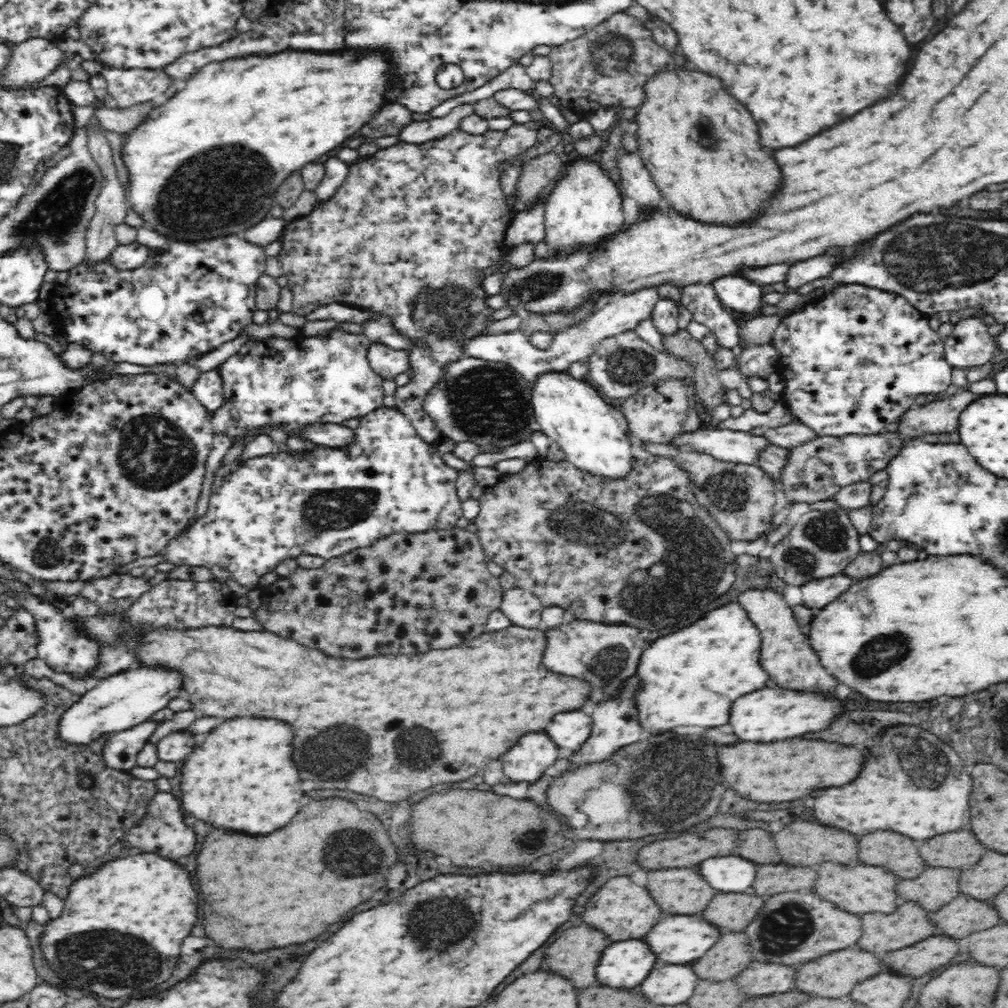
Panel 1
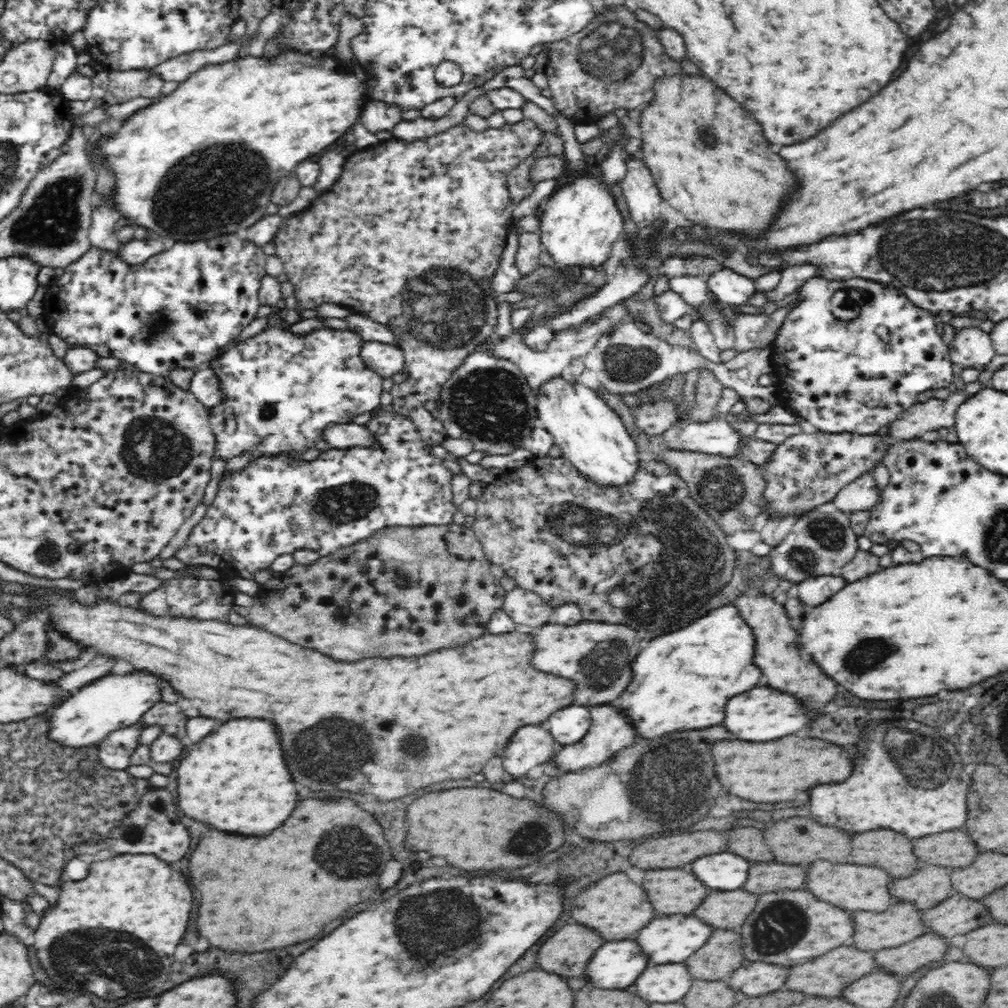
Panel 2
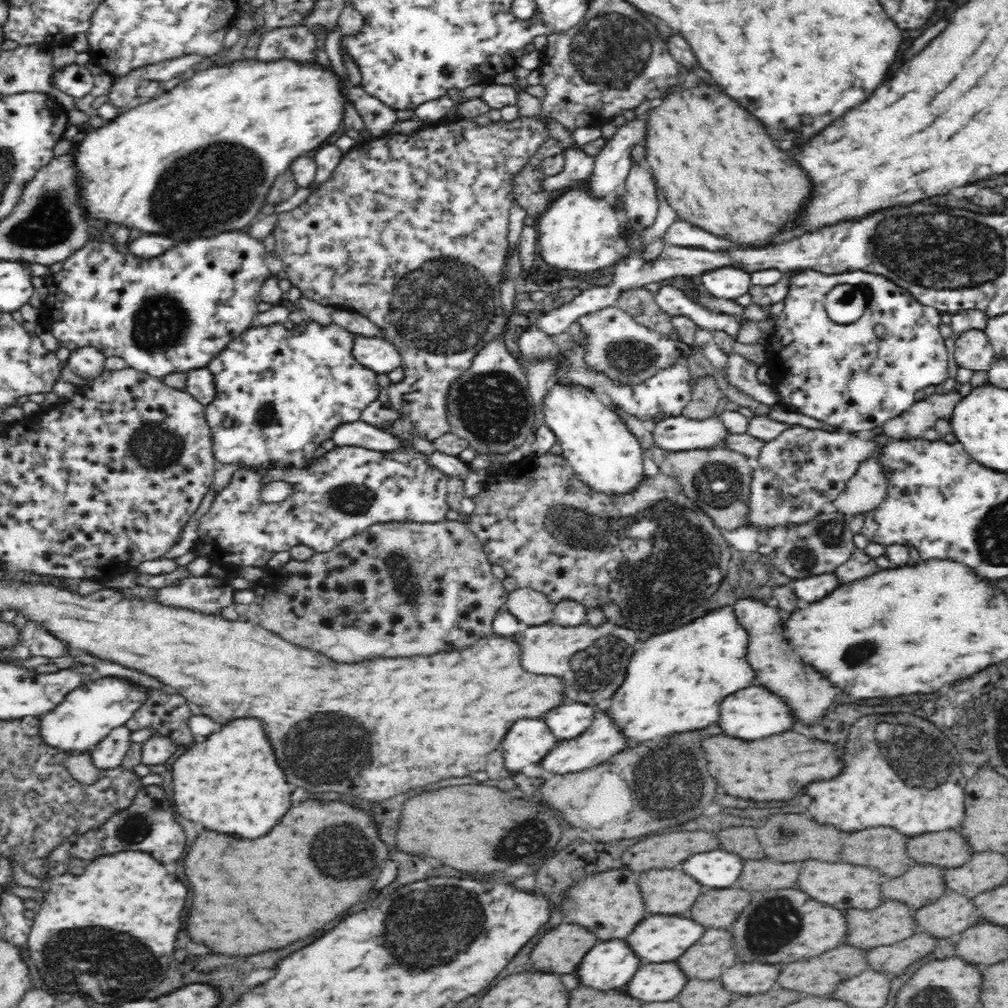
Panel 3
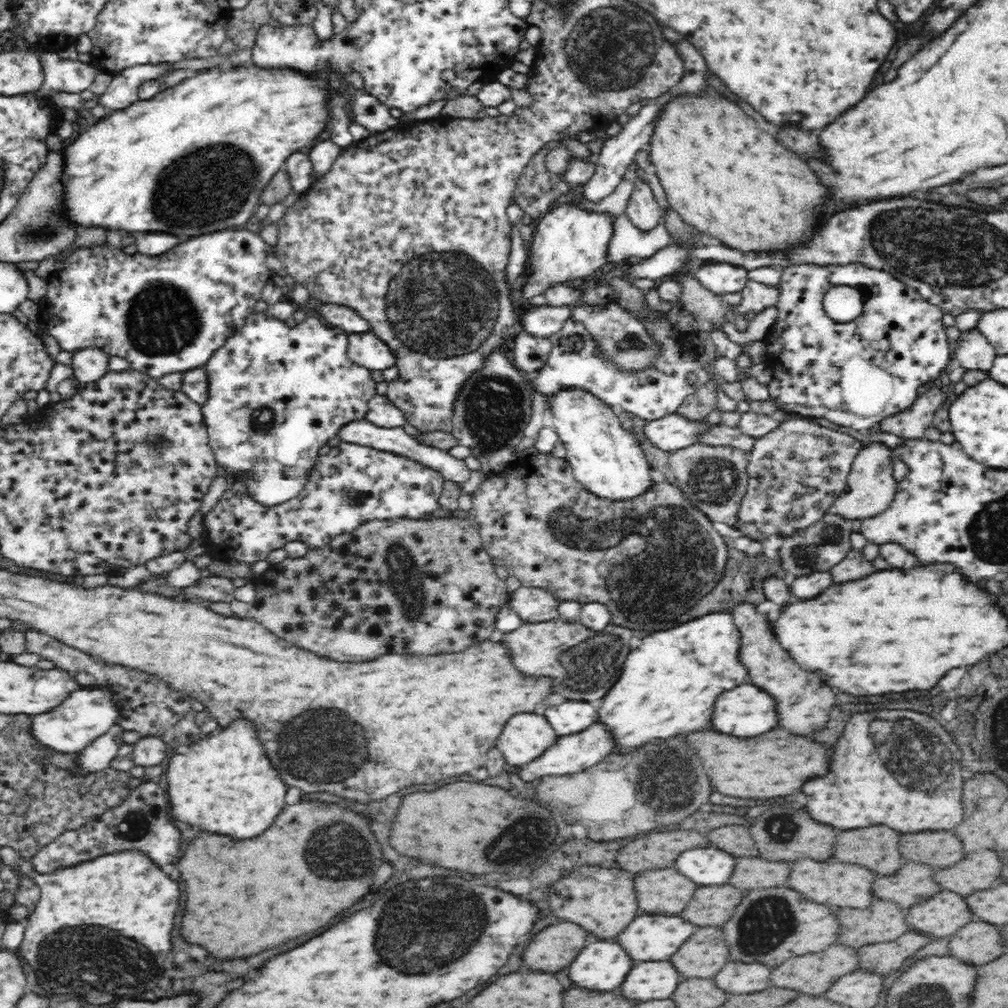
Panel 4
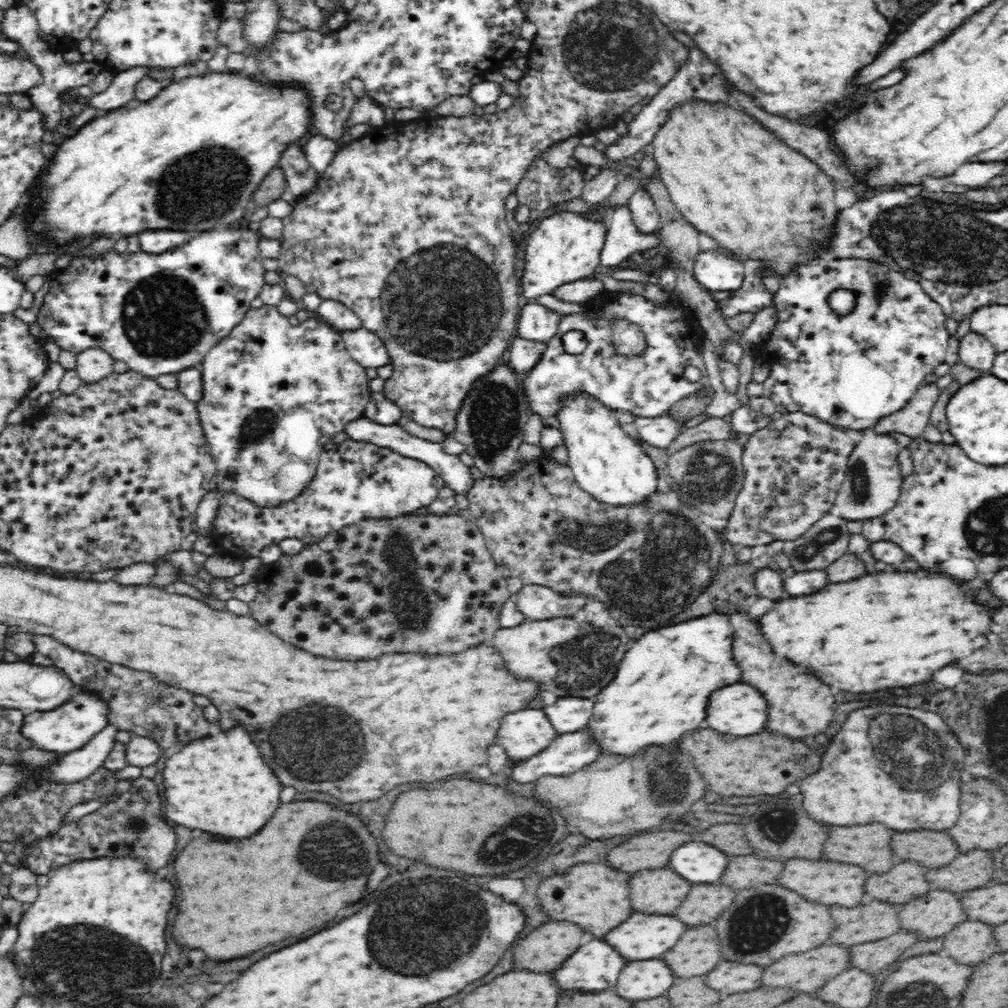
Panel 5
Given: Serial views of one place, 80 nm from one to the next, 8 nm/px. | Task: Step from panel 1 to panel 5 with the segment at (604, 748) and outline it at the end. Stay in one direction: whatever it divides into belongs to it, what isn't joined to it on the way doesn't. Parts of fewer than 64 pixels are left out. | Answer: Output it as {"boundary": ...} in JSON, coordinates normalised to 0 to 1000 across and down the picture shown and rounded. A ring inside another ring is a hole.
{"boundary":[[[577,725],[554,729],[534,748],[508,760],[506,772],[514,778],[520,778],[530,776],[534,774],[534,770],[540,768],[562,770],[575,764],[579,758],[591,754],[595,748],[594,742],[583,740],[583,732],[579,732]]]}

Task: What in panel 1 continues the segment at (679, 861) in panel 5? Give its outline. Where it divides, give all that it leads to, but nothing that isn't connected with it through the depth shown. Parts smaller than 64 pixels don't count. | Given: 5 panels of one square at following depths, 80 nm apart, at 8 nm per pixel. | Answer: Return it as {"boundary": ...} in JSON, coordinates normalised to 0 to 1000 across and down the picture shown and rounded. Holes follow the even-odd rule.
{"boundary":[[[708,849],[692,859],[692,867],[714,885],[740,885],[746,877],[750,856],[734,849]]]}

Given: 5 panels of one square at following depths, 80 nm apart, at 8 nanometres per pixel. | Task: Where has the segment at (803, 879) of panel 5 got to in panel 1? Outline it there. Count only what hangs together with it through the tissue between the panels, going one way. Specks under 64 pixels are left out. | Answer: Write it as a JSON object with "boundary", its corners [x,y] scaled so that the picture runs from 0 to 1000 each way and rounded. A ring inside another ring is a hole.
{"boundary":[[[815,855],[815,857],[812,857],[810,865],[812,865],[810,875],[808,875],[810,887],[827,895],[831,901],[835,901],[839,905],[847,905],[847,907],[877,905],[877,907],[881,907],[889,901],[889,885],[887,885],[889,871],[881,863],[875,863],[871,859],[843,859],[843,857],[833,859],[827,855]]]}

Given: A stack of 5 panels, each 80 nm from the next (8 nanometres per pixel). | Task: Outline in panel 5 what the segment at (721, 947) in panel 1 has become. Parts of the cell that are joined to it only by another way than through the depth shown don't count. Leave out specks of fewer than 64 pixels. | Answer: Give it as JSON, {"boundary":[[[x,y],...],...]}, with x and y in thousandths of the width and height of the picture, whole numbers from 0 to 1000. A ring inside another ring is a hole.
{"boundary":[[[704,919],[681,921],[675,933],[657,946],[669,968],[685,970],[704,964],[714,948],[710,942],[710,923]]]}

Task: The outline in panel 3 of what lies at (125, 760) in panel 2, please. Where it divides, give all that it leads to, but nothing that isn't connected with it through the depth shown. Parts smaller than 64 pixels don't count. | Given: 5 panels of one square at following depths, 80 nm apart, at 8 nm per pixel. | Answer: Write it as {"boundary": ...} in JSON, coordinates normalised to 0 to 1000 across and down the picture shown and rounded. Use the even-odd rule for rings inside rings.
{"boundary":[[[123,719],[112,722],[99,736],[95,737],[87,746],[89,754],[95,762],[105,765],[117,761],[125,743],[130,736],[129,728]]]}

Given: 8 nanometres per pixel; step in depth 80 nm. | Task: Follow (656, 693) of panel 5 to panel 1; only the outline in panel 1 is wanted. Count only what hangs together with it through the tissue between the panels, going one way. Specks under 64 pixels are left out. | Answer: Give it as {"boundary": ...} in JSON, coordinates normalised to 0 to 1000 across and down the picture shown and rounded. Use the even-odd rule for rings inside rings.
{"boundary":[[[720,599],[712,605],[702,607],[698,613],[675,627],[655,631],[641,643],[633,655],[633,683],[629,687],[629,700],[633,704],[633,716],[637,722],[649,726],[663,726],[671,720],[714,720],[722,712],[722,700],[742,685],[752,685],[758,681],[758,665],[752,659],[754,649],[754,629],[746,617],[742,617],[738,605],[728,599]]]}

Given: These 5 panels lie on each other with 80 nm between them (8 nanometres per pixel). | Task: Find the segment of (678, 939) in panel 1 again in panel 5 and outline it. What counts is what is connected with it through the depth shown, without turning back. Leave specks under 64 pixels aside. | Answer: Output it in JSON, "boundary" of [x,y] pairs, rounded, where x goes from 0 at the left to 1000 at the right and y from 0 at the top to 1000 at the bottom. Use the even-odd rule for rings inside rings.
{"boundary":[[[629,905],[615,919],[601,925],[597,933],[621,952],[643,952],[643,950],[653,950],[659,942],[663,942],[663,938],[667,938],[667,935],[671,935],[671,931],[675,931],[677,925],[679,925],[679,917],[667,909]]]}

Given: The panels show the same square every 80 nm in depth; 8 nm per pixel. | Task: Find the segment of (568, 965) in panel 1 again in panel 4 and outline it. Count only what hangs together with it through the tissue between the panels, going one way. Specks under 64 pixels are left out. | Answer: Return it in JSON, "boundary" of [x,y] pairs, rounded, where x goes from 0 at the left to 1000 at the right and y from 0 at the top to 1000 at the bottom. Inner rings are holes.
{"boundary":[[[554,915],[528,929],[518,942],[518,954],[526,962],[552,964],[563,958],[563,952],[579,940],[579,935],[581,925],[575,919],[567,915]]]}

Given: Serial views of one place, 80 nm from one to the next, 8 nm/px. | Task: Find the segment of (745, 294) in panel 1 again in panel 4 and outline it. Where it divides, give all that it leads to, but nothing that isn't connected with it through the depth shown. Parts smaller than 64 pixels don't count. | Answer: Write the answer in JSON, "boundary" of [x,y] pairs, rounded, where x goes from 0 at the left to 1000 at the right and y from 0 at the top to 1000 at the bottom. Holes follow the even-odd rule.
{"boundary":[[[710,258],[694,262],[689,271],[693,281],[712,294],[734,290],[738,286],[738,281],[743,277],[738,264]]]}

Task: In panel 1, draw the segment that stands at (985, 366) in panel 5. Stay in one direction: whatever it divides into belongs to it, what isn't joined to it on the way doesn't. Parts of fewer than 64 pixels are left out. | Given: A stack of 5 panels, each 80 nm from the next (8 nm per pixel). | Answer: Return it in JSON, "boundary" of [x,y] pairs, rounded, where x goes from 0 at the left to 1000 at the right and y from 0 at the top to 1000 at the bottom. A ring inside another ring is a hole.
{"boundary":[[[965,313],[946,322],[944,331],[937,338],[938,356],[943,365],[962,366],[964,363],[980,361],[988,352],[987,335],[980,329],[980,322],[972,313]]]}

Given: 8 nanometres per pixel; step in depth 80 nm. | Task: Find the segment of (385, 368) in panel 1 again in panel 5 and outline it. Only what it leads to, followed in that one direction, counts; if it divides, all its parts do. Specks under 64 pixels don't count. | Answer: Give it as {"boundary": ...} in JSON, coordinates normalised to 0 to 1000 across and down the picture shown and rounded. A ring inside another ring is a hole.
{"boundary":[[[355,324],[338,328],[338,333],[345,351],[361,365],[376,365],[386,361],[384,345],[370,328]]]}

